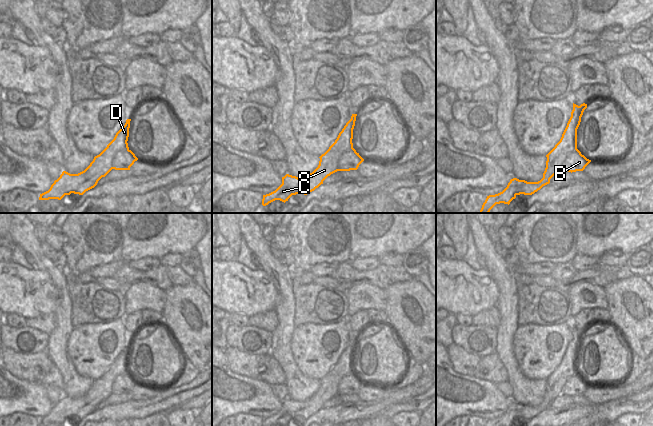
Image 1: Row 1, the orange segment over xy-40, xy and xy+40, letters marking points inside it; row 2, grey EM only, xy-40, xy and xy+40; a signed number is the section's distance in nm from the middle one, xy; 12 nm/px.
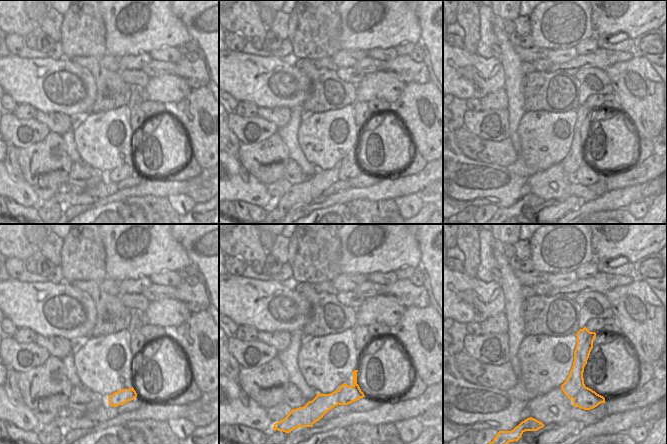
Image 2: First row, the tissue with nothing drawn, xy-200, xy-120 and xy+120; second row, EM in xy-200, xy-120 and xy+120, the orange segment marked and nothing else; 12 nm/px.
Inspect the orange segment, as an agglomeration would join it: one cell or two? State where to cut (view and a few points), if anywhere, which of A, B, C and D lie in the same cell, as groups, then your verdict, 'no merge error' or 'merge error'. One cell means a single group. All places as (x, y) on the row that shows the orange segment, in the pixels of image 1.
cut xy-40 (128, 148), (119, 150), (116, 153), (113, 158), (112, 168); groups A C D / B; merge error

